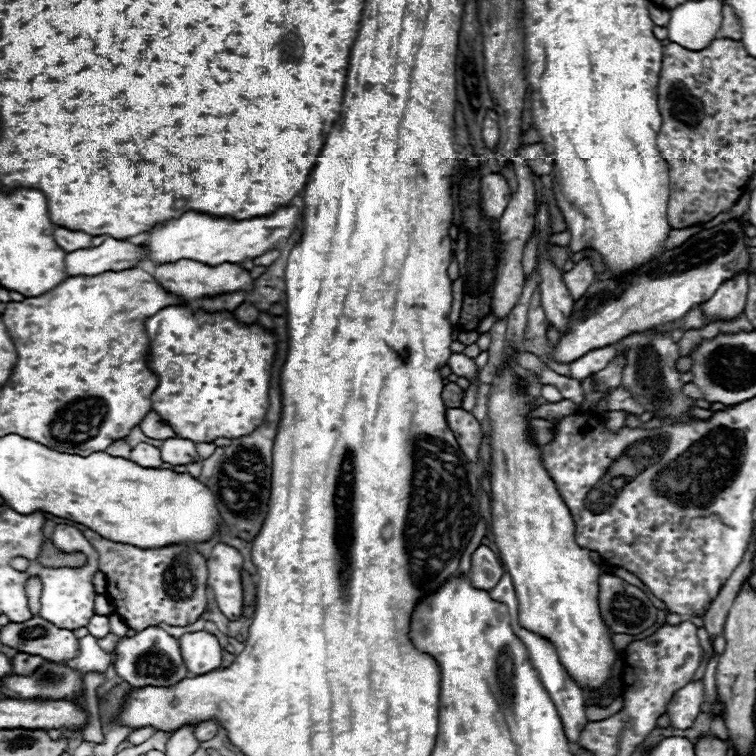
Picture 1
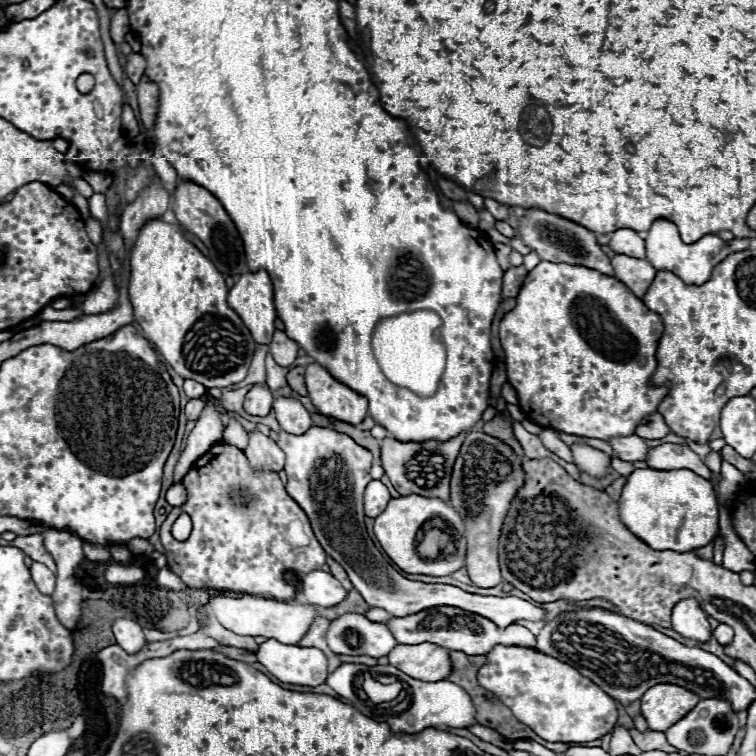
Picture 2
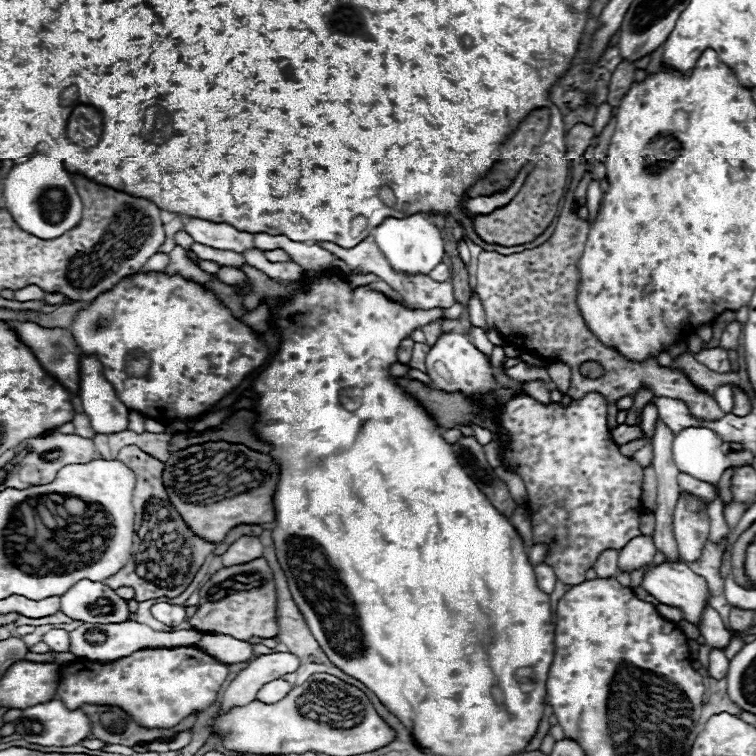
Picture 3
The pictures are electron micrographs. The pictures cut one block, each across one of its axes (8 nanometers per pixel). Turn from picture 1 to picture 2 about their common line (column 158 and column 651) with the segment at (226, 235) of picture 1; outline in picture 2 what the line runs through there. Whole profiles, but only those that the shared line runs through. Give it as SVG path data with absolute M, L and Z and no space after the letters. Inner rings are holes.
M656 220L650 226L650 230L646 232L646 258L658 272L660 270L674 272L684 282L700 284L700 282L708 282L710 280L712 268L718 262L722 262L730 252L748 248L748 244L750 244L750 238L734 238L734 240L726 242L726 240L714 236L714 234L706 234L704 238L700 238L700 240L696 240L692 244L686 244L686 242L680 240L680 234L678 234L678 228L676 228L674 222L670 222L670 220Z

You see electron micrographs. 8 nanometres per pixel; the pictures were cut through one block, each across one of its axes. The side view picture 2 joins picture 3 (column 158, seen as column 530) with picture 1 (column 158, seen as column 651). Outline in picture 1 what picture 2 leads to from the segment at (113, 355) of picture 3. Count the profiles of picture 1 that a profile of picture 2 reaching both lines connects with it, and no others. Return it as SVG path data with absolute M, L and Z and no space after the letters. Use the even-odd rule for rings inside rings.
M190 304L186 306L166 306L160 312L156 312L154 316L146 318L144 322L144 330L148 334L148 342L150 342L150 354L148 354L148 366L150 370L158 376L158 386L152 392L152 410L160 414L160 418L174 430L176 436L190 440L194 444L200 442L214 442L216 438L240 438L240 436L248 436L250 432L254 432L266 418L268 412L268 390L270 390L270 376L272 376L272 362L276 356L276 336L272 332L268 332L266 328L262 328L260 324L240 324L236 322L234 314L230 312L204 312L204 310L194 310Z

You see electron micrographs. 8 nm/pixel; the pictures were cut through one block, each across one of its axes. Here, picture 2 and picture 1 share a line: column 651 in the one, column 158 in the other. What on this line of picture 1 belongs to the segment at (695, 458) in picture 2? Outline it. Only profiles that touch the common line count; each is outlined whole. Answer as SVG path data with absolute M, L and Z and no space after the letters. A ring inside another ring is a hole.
M138 444L136 448L132 448L130 460L142 468L160 468L160 464L162 464L160 450L150 444Z

